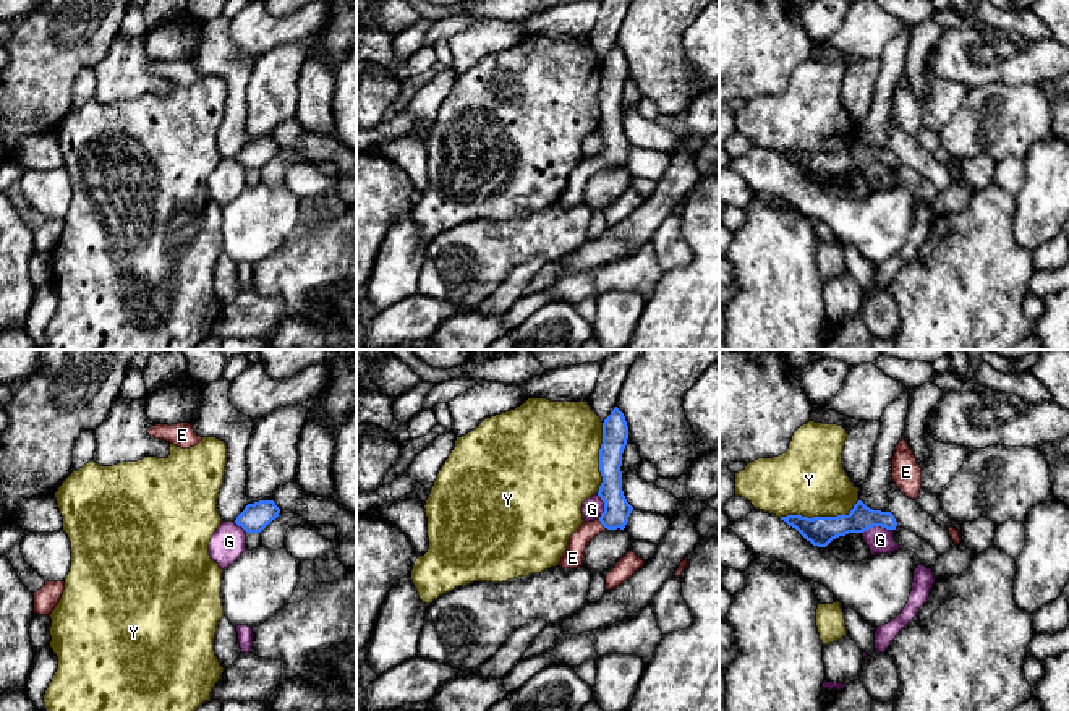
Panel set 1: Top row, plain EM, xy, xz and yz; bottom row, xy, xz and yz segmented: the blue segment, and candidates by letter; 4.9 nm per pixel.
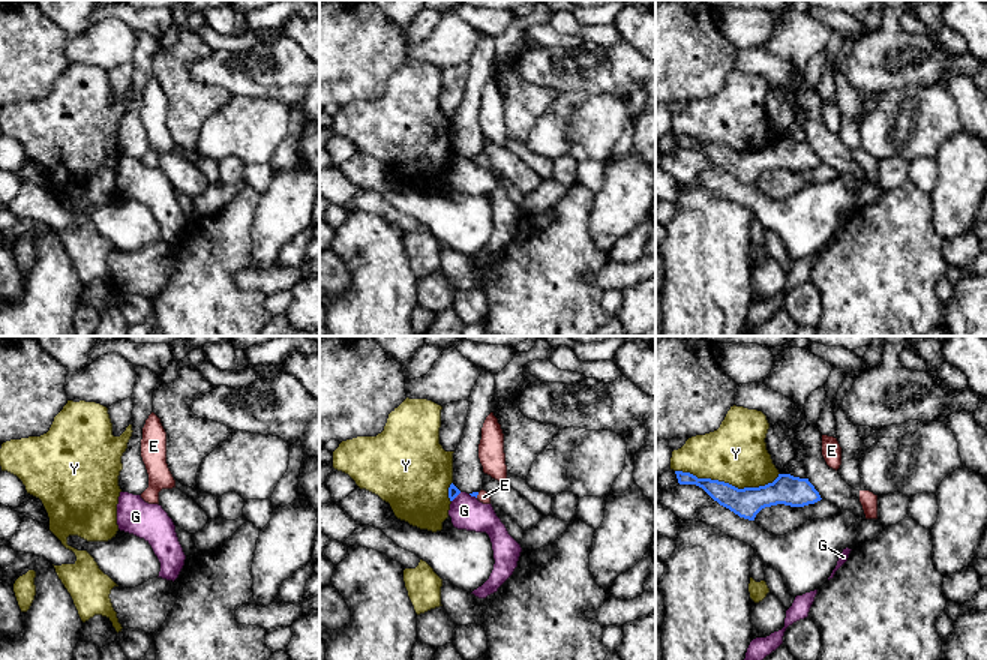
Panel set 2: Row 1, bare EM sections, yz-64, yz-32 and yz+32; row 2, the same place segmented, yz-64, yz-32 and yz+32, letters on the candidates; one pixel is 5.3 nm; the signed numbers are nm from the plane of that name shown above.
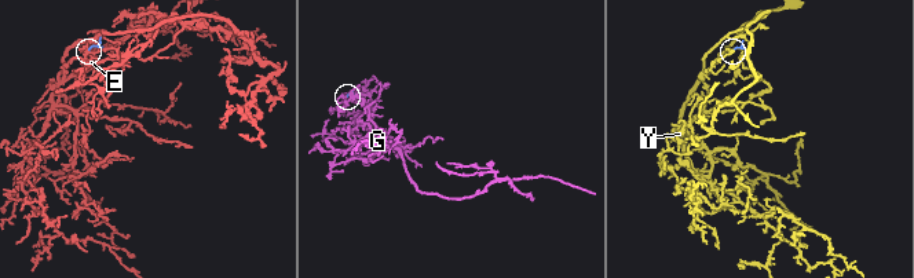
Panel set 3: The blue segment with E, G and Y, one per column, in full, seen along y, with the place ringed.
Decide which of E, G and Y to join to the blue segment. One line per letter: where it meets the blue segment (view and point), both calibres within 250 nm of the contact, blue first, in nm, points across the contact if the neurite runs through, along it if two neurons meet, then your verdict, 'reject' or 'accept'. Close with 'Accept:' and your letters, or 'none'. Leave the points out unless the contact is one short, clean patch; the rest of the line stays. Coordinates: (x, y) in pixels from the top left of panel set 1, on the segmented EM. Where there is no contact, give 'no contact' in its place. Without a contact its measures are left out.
E: xz (601, 523) | 130/100 nm | across xz (616, 514), (601, 523), (577, 544), (572, 557) | accept
G: yz (877, 525) | 130/130 nm | along yz (893, 528), (870, 527), (862, 533) | reject
Y: yz (820, 517) | 150/360 nm | reject
Accept: E

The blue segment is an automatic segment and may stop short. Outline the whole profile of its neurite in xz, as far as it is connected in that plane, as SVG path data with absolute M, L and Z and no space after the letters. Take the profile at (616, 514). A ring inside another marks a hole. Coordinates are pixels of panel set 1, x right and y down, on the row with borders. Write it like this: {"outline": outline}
{"outline": "M615 407L603 423L603 444L599 449L599 471L603 483L598 496L604 502L604 512L594 522L583 525L570 536L567 551L559 565L577 568L583 565L585 549L590 541L607 530L624 530L633 507L622 491L622 453L628 439L628 426L624 413Z"}

